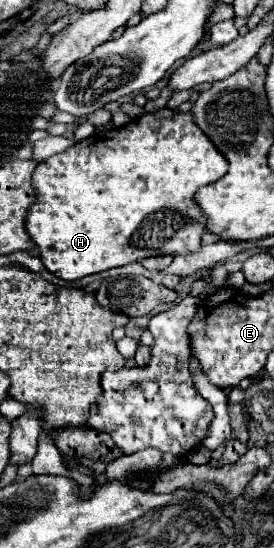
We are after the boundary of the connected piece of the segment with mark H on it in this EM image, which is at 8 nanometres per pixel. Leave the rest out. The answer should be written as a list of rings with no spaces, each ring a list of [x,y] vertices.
[[[171,108],[145,112],[139,118],[131,120],[129,124],[121,126],[121,128],[113,128],[113,130],[107,130],[107,132],[95,132],[93,136],[73,144],[65,152],[59,152],[51,158],[39,162],[37,168],[33,170],[33,176],[31,176],[31,184],[33,184],[33,190],[35,190],[35,202],[27,210],[25,232],[29,234],[29,238],[39,248],[39,258],[43,260],[45,268],[51,274],[55,274],[57,278],[69,280],[69,282],[79,280],[79,278],[89,276],[89,274],[97,274],[97,272],[103,272],[103,270],[111,270],[111,268],[119,268],[119,266],[125,266],[125,264],[131,264],[131,262],[139,262],[139,260],[149,258],[149,256],[189,254],[189,252],[195,252],[195,250],[201,248],[201,236],[207,232],[205,230],[205,216],[201,214],[199,206],[193,202],[193,196],[201,186],[213,184],[221,176],[225,176],[227,166],[229,166],[227,160],[217,152],[217,148],[211,144],[211,140],[197,128],[197,124],[193,122],[193,116],[189,112],[181,114],[181,112],[171,110]]]

